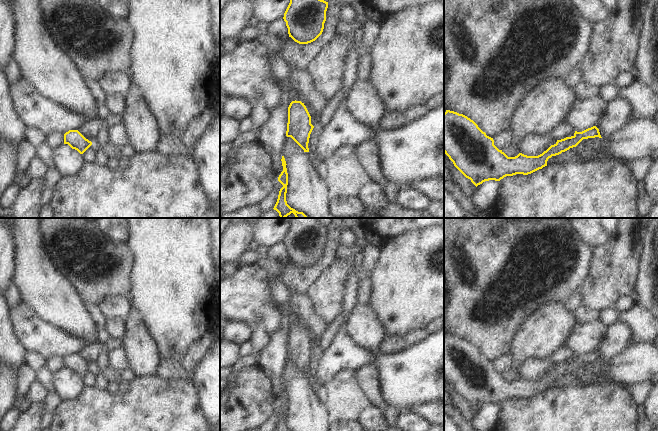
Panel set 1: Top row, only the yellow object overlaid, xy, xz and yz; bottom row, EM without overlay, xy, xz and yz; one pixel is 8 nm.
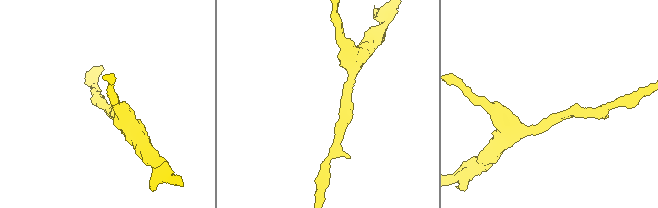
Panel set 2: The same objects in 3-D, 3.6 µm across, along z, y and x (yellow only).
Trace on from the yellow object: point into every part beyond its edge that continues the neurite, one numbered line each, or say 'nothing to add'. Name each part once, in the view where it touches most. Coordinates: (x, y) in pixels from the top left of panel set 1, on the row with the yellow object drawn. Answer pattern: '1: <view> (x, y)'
nothing to add

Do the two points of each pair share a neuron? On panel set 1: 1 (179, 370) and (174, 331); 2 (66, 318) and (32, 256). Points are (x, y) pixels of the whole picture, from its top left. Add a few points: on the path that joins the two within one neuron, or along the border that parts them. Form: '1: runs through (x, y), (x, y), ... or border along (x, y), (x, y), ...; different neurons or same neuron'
1: border along (193, 342), (179, 360), (160, 361); different neurons
2: runs through (57, 303), (39, 285), (34, 271); same neuron

